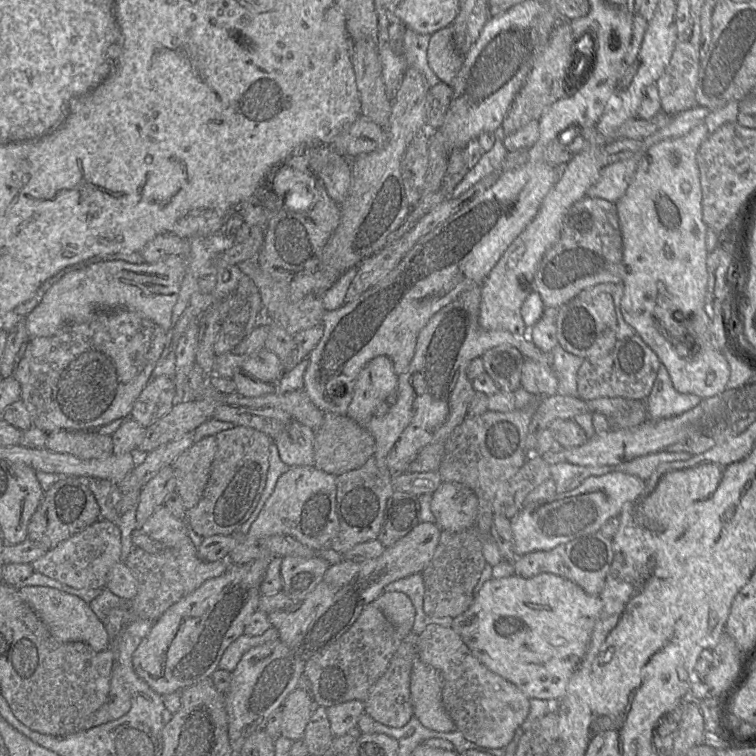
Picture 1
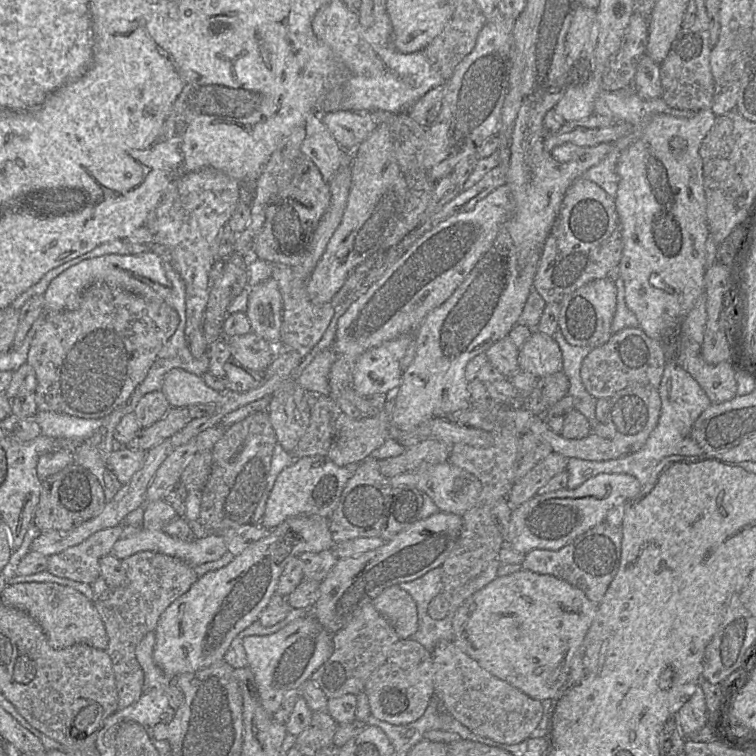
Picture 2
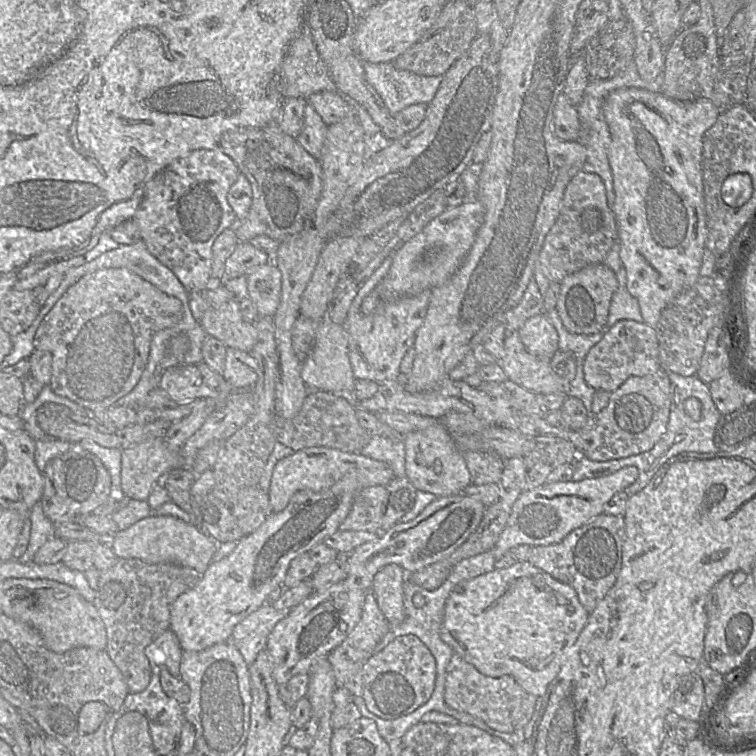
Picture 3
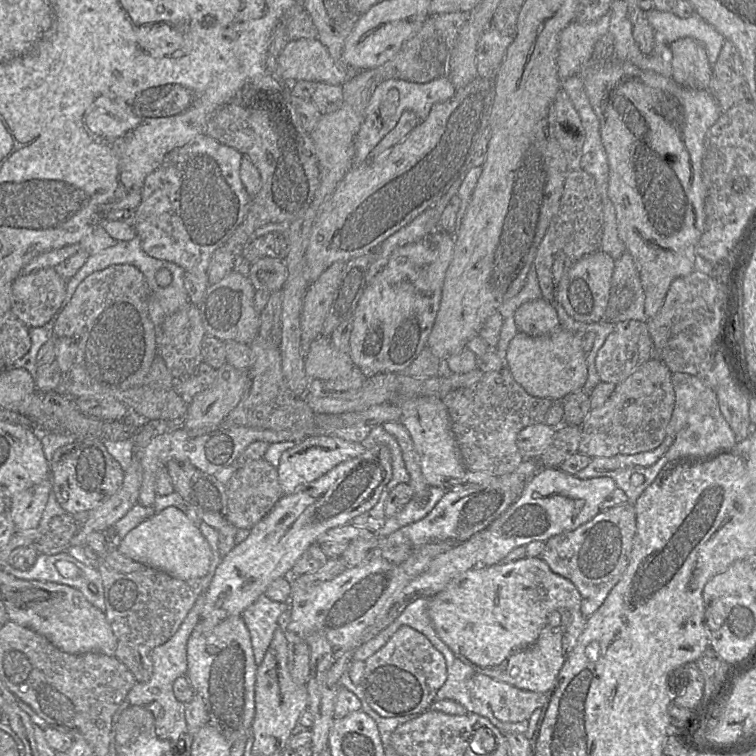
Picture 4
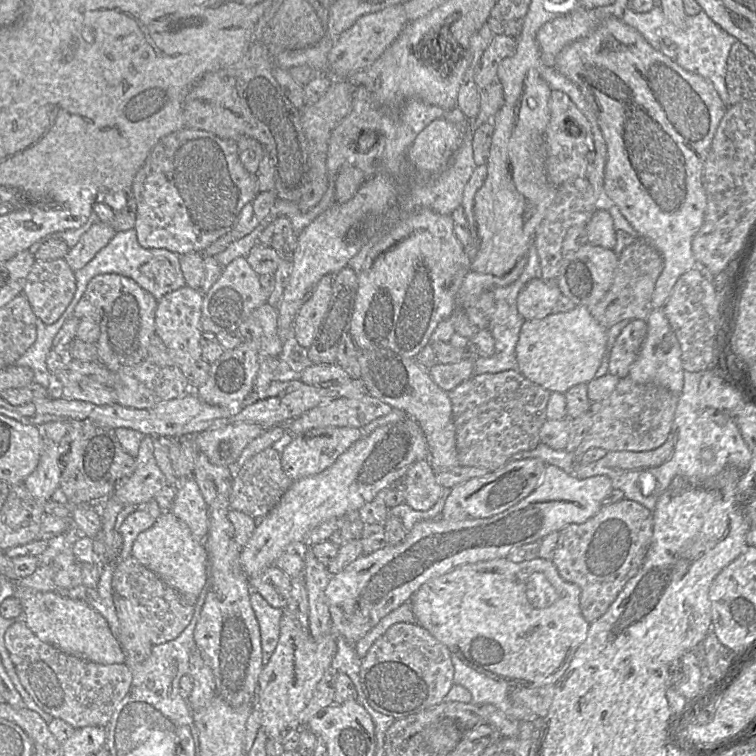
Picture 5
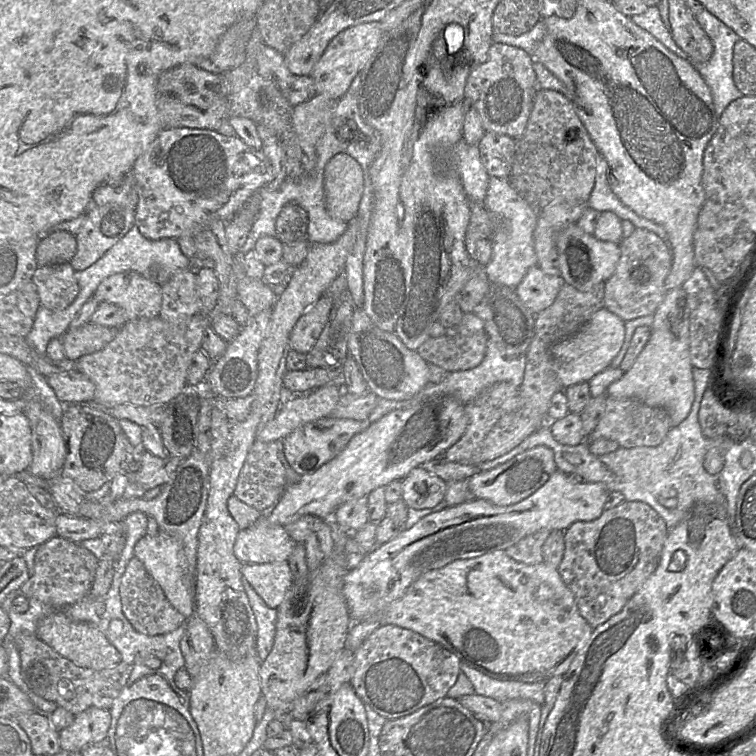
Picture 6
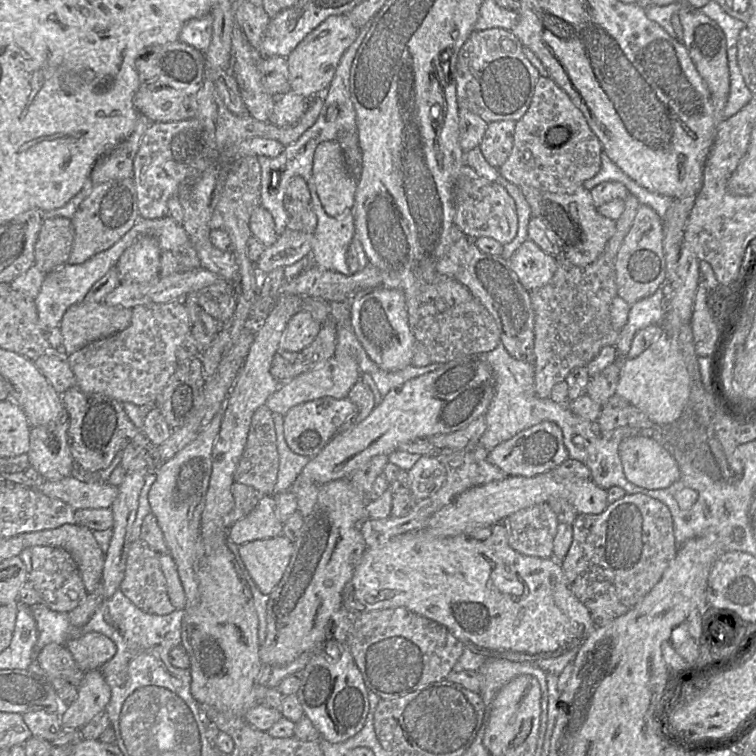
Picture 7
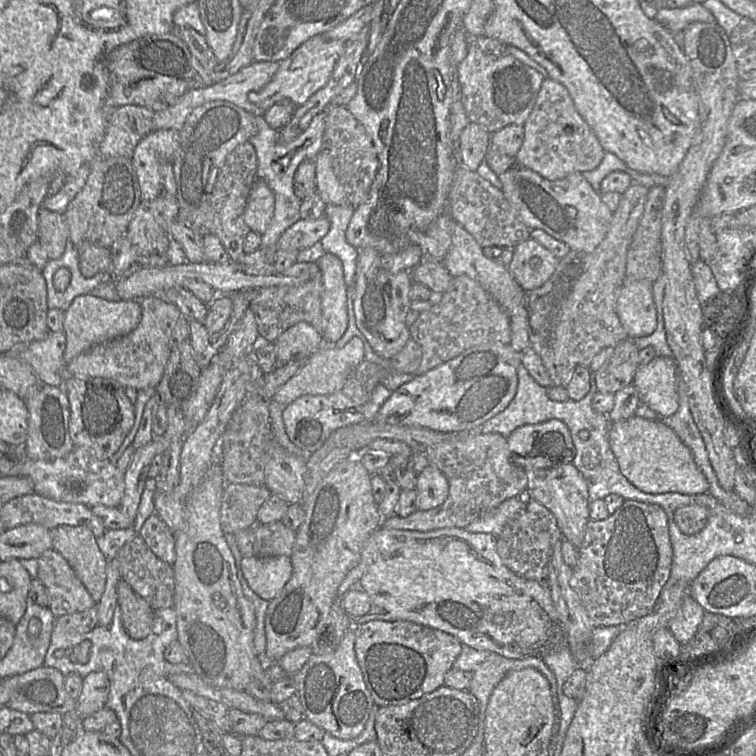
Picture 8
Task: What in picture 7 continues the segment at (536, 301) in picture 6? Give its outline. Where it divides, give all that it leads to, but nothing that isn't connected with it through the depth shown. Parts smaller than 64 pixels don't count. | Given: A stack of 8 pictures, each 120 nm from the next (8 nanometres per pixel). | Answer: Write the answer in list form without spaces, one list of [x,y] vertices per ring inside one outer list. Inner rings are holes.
[[[527,239],[508,260],[525,290],[531,292],[546,285],[557,269],[557,259]]]

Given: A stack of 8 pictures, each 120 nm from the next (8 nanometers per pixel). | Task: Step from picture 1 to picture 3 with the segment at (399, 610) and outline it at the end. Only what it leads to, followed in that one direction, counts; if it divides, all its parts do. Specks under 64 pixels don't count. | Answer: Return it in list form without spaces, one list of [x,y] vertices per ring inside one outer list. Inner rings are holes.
[[[397,564],[381,568],[375,575],[371,587],[378,608],[391,627],[400,625],[405,619],[403,602],[403,582],[406,579],[404,569]]]

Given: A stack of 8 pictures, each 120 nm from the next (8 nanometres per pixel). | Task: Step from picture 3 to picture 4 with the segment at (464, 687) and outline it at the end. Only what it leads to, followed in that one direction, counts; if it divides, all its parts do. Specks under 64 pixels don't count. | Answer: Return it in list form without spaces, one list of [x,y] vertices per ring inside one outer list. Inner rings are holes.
[[[477,672],[469,681],[469,690],[472,696],[489,706],[495,718],[504,723],[528,720],[536,709],[541,709],[547,702],[547,693],[521,690]]]

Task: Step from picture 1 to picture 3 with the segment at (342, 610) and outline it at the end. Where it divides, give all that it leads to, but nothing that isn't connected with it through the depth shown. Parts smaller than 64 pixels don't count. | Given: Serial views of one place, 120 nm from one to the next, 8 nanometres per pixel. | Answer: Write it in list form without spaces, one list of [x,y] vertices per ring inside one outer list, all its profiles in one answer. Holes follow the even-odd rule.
[[[465,493],[437,497],[413,521],[397,523],[389,530],[383,532],[383,535],[377,540],[364,543],[348,554],[348,573],[345,578],[345,583],[349,588],[371,590],[376,573],[386,565],[397,564],[404,569],[406,574],[410,574],[450,556],[476,531],[484,517],[485,510],[486,507],[482,502]]]

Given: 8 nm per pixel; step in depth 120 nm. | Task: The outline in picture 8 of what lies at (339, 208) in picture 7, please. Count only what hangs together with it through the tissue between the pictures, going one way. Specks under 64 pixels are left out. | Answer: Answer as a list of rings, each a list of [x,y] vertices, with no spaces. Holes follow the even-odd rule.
[[[321,149],[314,159],[316,167],[316,189],[327,205],[349,204],[349,198],[340,184],[332,166],[329,152]]]

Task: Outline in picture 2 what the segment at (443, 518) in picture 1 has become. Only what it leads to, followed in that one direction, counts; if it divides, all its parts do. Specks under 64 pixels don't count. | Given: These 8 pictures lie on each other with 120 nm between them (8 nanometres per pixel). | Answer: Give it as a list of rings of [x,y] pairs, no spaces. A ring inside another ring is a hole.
[[[448,461],[440,464],[422,464],[415,473],[418,476],[416,488],[431,498],[441,512],[462,516],[475,505],[481,492],[481,483],[474,475]]]

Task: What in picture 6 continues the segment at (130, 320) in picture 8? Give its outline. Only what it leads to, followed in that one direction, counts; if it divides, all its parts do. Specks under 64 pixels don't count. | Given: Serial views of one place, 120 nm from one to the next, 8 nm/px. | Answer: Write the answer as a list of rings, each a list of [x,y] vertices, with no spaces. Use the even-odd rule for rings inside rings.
[[[91,322],[73,330],[68,329],[61,338],[66,358],[76,361],[84,355],[102,350],[115,338],[117,331],[117,328]]]

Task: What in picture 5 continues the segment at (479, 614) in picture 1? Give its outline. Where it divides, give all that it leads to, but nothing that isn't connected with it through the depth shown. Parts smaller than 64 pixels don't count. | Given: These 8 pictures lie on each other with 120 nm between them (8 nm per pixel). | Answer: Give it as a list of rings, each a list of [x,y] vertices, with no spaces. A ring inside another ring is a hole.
[[[537,557],[533,560],[516,563],[510,561],[508,558],[497,558],[460,565],[441,576],[430,579],[421,585],[418,591],[411,596],[409,602],[417,624],[444,644],[451,653],[456,654],[467,666],[492,679],[505,682],[510,687],[535,688],[556,684],[569,667],[576,650],[587,638],[590,623],[585,620],[581,613],[580,597],[580,587],[564,580],[552,560]]]

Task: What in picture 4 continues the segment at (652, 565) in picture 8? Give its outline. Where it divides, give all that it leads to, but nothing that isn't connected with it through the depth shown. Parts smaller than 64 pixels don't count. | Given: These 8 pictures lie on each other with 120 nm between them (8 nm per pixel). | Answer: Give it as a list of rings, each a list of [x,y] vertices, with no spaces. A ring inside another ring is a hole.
[[[626,502],[600,510],[591,520],[574,530],[552,536],[545,541],[539,557],[554,573],[570,580],[577,587],[581,595],[581,612],[589,617],[603,604],[624,574],[636,531],[634,504]]]

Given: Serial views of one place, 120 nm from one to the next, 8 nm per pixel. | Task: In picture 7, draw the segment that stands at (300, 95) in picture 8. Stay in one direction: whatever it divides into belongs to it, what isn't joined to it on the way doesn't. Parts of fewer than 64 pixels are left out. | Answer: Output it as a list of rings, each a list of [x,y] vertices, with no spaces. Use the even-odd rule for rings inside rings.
[[[347,15],[330,16],[309,33],[287,57],[291,91],[306,99],[322,96],[332,83],[343,54],[356,41],[358,33],[359,29]]]

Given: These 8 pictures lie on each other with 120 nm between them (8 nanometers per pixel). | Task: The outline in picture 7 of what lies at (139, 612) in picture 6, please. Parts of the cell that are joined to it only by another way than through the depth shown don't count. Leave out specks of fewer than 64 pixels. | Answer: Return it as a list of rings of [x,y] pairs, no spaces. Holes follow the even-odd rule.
[[[142,540],[131,542],[120,589],[143,612],[163,616],[175,608],[167,593],[159,555]]]

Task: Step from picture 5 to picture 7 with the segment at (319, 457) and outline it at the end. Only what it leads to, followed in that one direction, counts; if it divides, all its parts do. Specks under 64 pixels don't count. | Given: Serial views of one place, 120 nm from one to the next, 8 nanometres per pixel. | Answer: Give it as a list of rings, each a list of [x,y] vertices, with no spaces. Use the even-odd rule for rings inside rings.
[[[323,397],[296,405],[283,416],[286,443],[294,453],[313,459],[355,412],[356,406],[348,397],[342,399]]]

